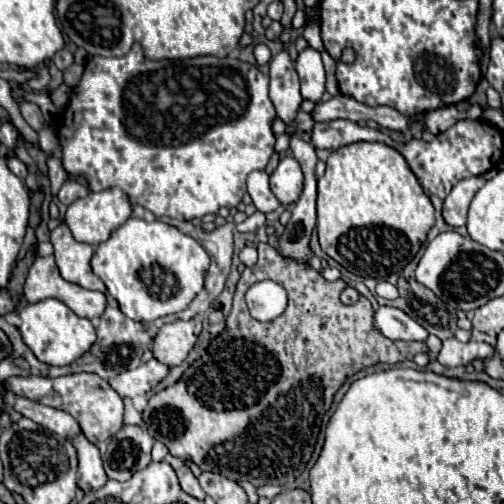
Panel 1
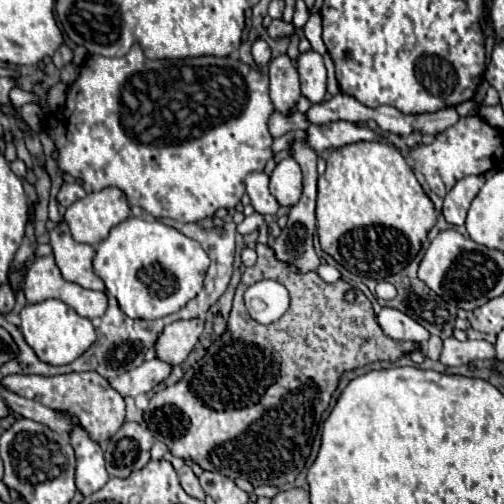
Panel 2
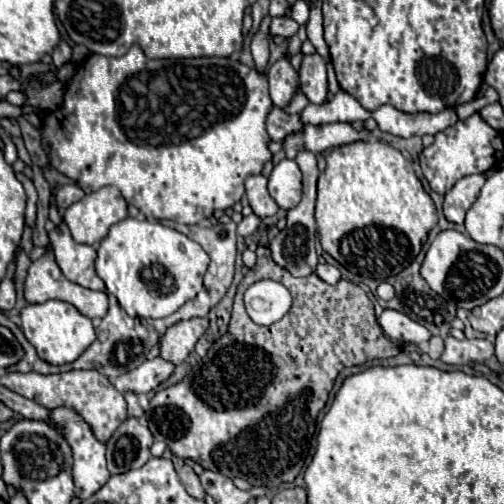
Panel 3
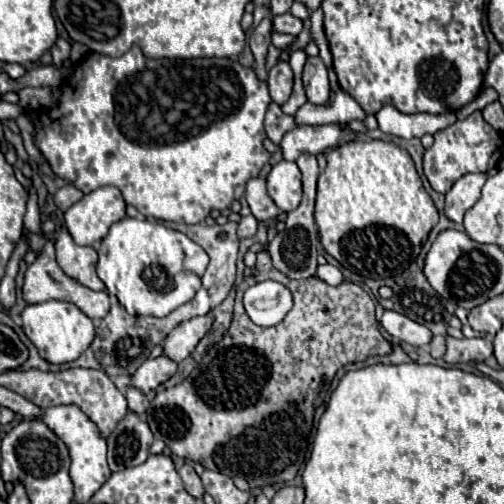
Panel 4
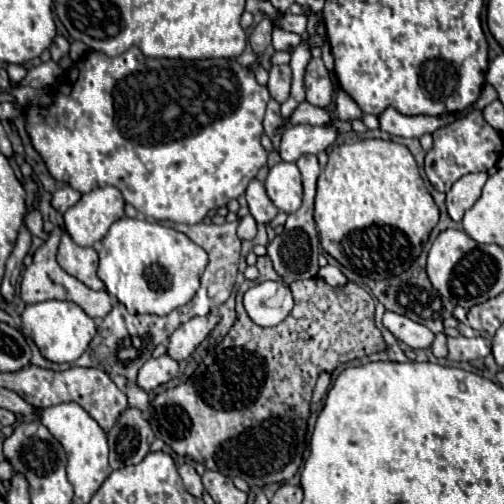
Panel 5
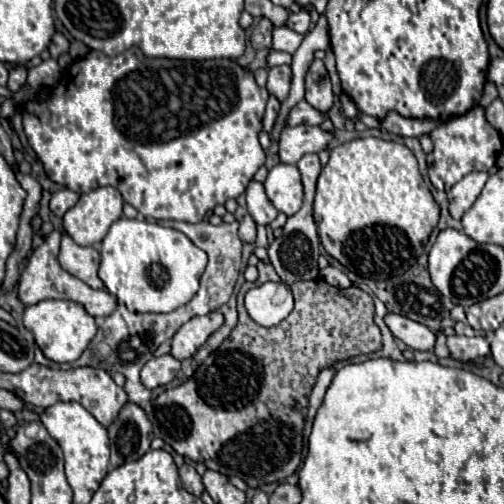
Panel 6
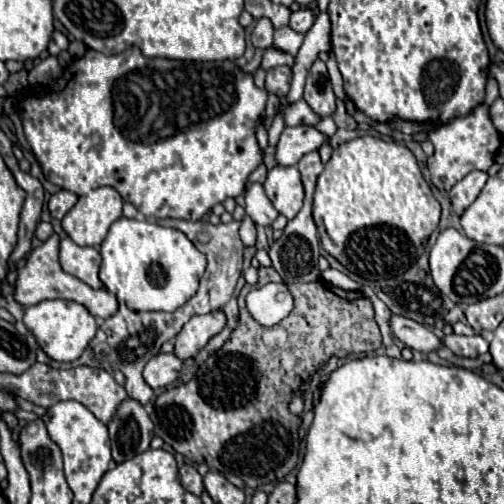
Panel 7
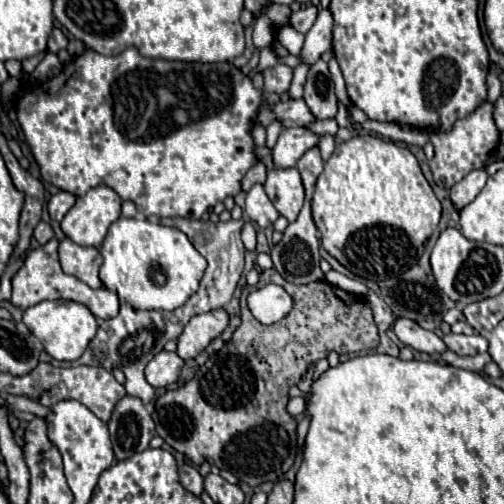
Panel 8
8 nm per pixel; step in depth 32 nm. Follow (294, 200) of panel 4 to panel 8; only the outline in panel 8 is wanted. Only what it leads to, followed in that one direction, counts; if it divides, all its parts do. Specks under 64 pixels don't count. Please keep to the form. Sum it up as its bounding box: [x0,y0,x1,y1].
[264,168,304,222]

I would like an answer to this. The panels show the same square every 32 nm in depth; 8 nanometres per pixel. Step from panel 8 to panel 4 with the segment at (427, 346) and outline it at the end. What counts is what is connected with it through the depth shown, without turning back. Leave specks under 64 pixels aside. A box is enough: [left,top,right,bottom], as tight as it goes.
[380,310,432,346]

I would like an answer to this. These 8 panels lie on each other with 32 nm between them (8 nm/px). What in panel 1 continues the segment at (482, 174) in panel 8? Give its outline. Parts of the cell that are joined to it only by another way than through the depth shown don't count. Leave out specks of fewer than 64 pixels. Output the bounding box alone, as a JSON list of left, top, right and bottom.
[442,176,484,228]

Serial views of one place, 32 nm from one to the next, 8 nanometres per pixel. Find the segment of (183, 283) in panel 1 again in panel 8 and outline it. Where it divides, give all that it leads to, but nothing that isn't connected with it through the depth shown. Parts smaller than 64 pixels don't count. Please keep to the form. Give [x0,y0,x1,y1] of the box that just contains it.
[100,216,206,310]

